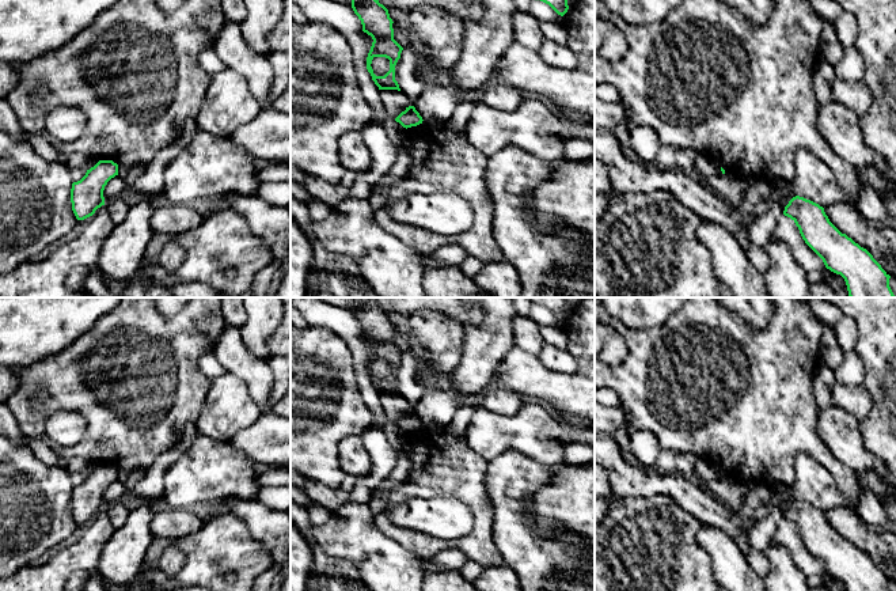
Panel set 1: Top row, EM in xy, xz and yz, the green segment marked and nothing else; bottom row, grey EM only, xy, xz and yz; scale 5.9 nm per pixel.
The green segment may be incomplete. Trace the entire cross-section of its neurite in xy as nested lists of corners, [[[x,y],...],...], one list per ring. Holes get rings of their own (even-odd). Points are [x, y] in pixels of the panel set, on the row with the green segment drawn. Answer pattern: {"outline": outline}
{"outline": [[[99,160],[86,175],[72,183],[71,202],[77,220],[84,220],[105,205],[103,190],[107,182],[118,175],[118,164],[113,160]]]}

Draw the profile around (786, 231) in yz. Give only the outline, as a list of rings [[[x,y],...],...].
[[[782,215],[770,236],[770,243],[779,240],[790,247],[796,261],[806,272],[823,270],[825,268],[823,259],[805,243],[794,220]]]

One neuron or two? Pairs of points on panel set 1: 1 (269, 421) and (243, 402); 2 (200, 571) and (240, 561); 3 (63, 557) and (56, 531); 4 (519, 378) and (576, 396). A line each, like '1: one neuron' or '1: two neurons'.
1: two neurons
2: one neuron
3: two neurons
4: one neuron

